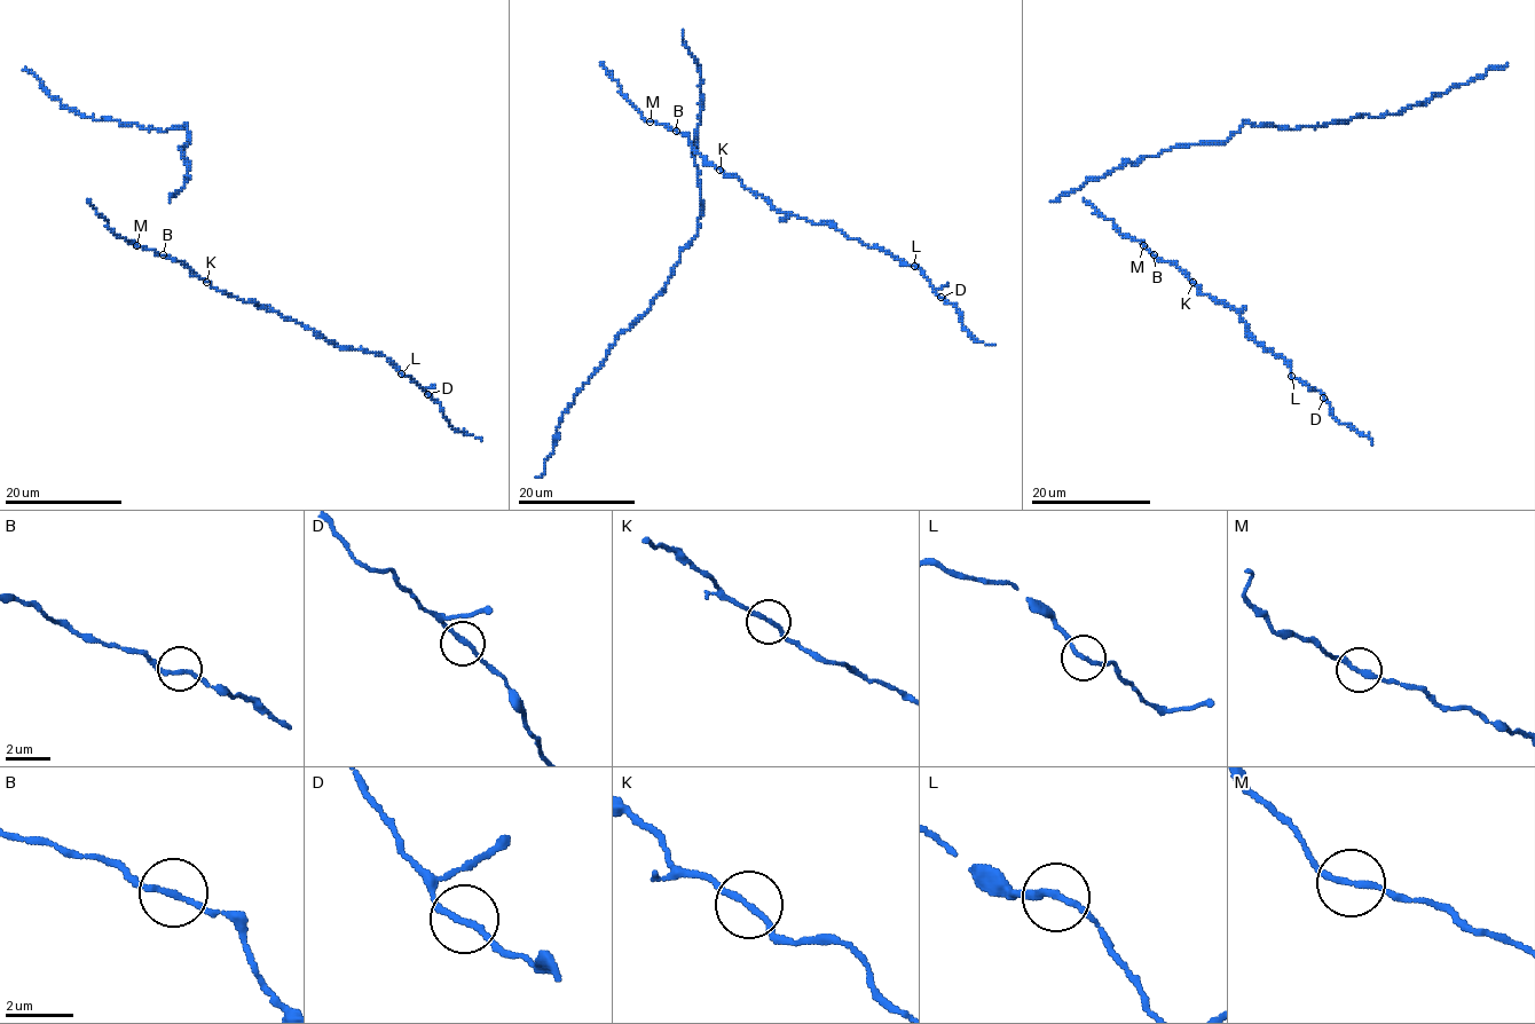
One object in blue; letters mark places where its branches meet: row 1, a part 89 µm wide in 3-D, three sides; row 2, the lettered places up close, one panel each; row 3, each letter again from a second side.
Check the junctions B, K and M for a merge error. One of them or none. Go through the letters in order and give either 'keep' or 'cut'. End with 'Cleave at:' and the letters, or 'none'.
B: keep
K: keep
M: keep
Cleave at: none

